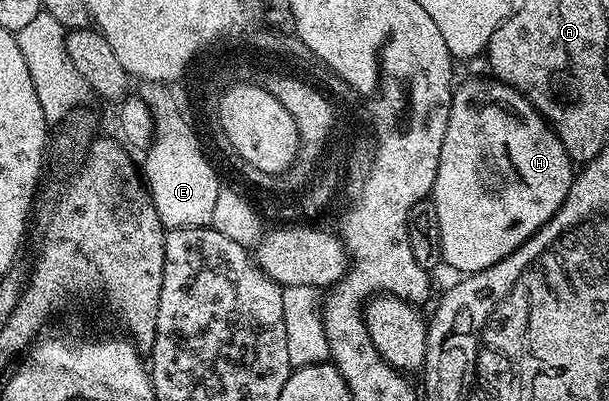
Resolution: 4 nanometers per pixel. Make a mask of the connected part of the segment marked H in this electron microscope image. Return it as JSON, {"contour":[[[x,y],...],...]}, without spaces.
{"contour":[[[488,79],[488,81],[467,81],[463,86],[456,88],[451,95],[449,107],[449,123],[445,127],[445,143],[441,143],[441,163],[437,163],[437,179],[431,189],[430,200],[437,207],[437,223],[441,227],[441,251],[443,261],[451,264],[459,275],[485,271],[485,267],[493,267],[501,259],[505,259],[517,247],[529,240],[565,203],[565,195],[569,195],[573,180],[573,162],[571,156],[565,151],[561,139],[555,134],[554,129],[547,124],[547,120],[534,109],[527,97],[521,96],[513,87],[503,81]]]}

